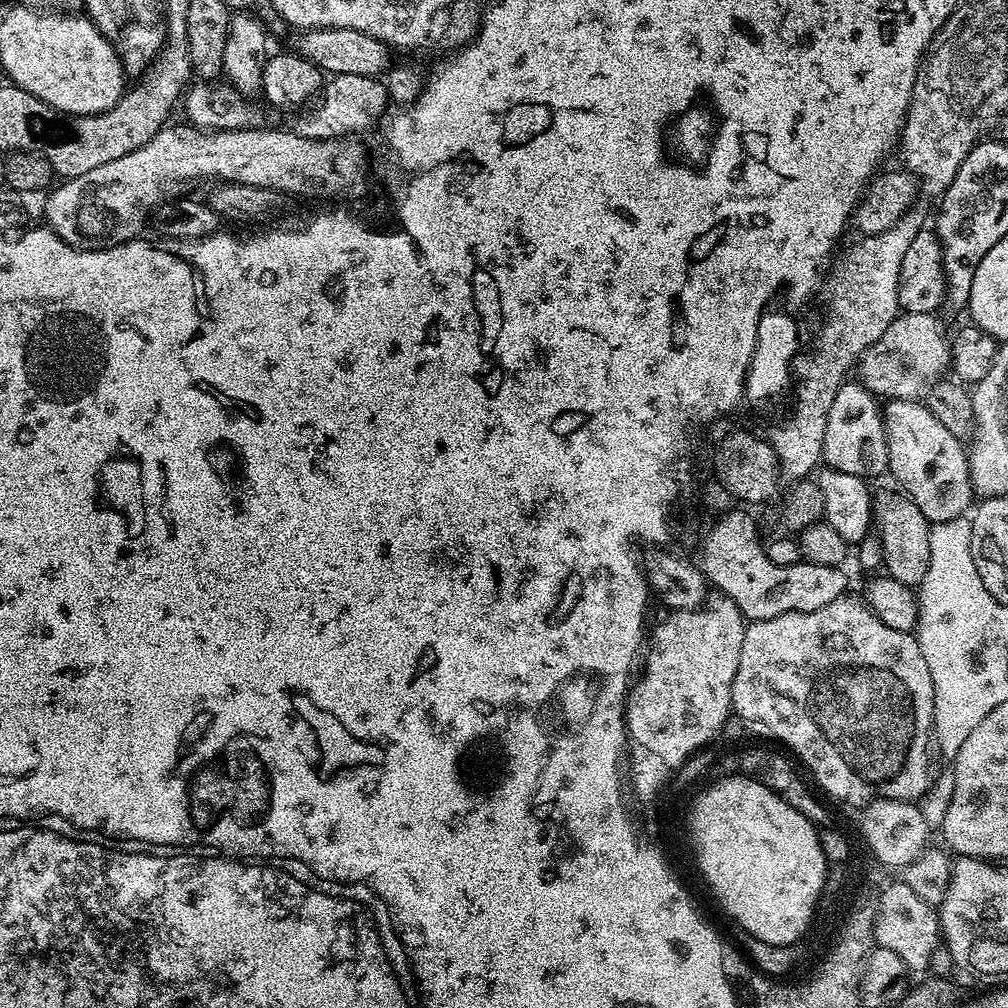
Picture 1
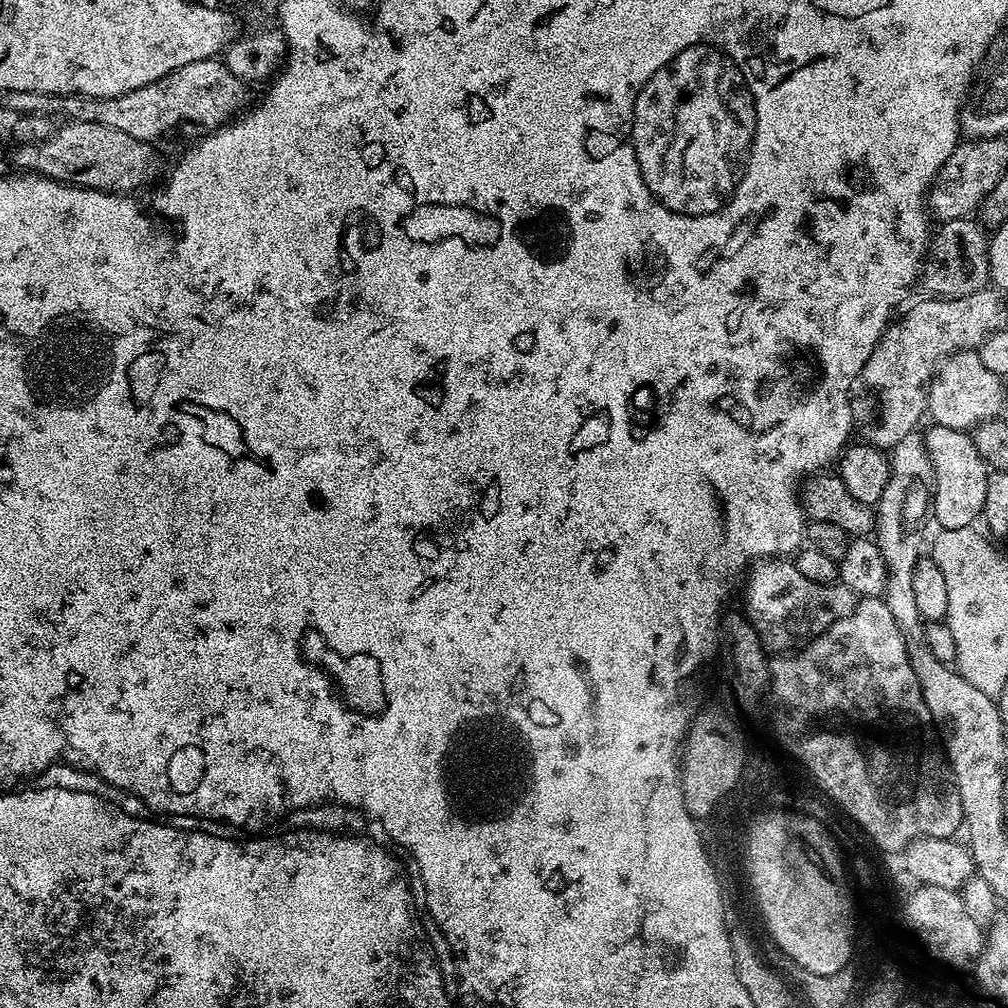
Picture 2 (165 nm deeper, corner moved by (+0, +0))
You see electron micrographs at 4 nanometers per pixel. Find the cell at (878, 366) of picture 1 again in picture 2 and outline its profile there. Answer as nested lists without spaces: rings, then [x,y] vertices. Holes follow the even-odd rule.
[[[961,350],[953,352],[941,363],[937,373],[928,385],[929,417],[947,428],[971,430],[985,420],[995,420],[1004,408],[1005,381],[982,366],[979,351]]]

